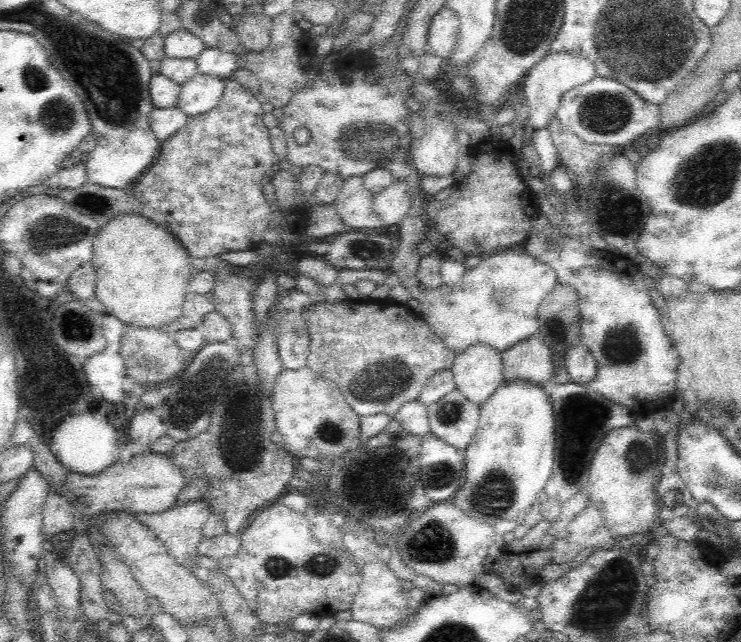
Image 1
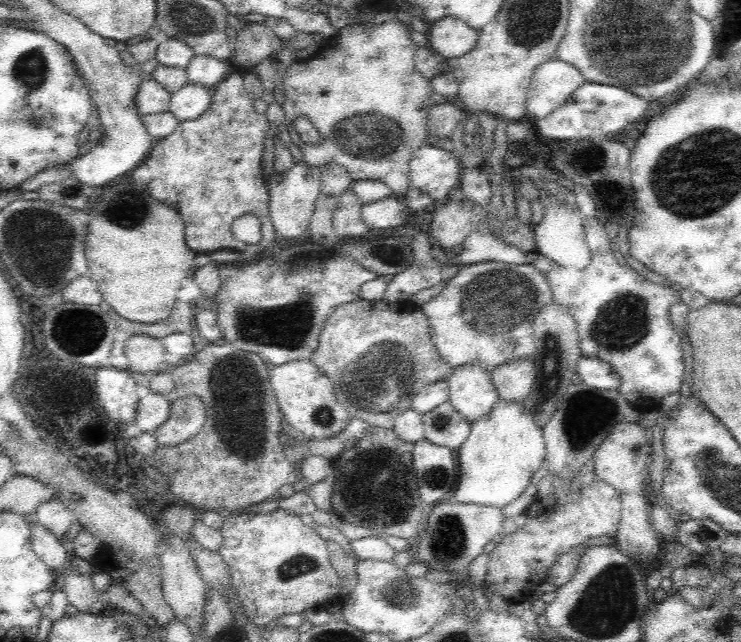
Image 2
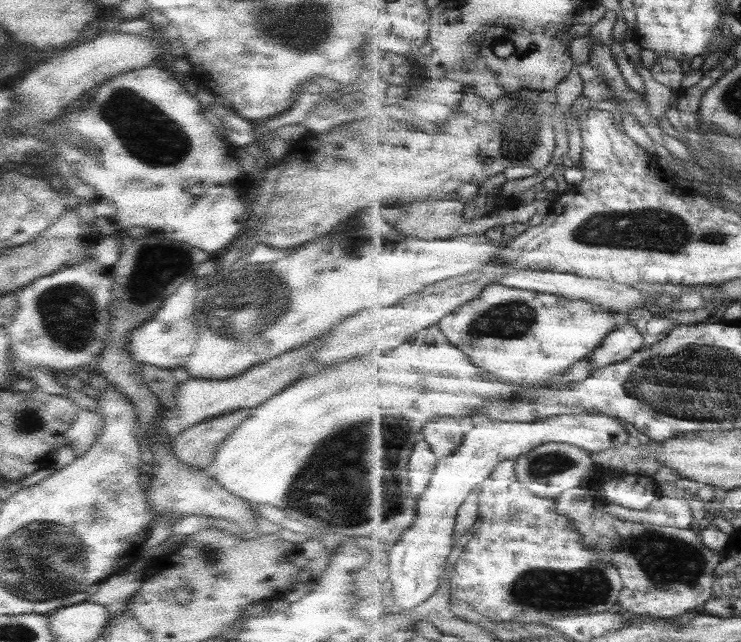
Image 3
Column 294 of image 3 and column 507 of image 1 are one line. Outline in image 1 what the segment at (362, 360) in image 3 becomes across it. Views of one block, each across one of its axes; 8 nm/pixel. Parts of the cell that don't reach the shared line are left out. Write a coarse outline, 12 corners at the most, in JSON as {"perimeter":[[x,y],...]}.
{"perimeter":[[505,381],[480,404],[451,504],[490,524],[553,471],[548,387]]}

